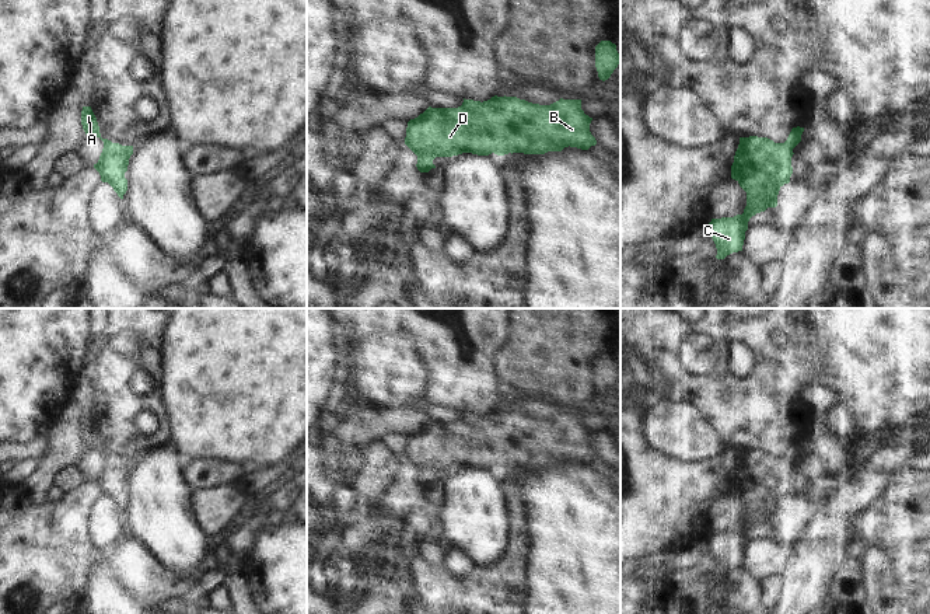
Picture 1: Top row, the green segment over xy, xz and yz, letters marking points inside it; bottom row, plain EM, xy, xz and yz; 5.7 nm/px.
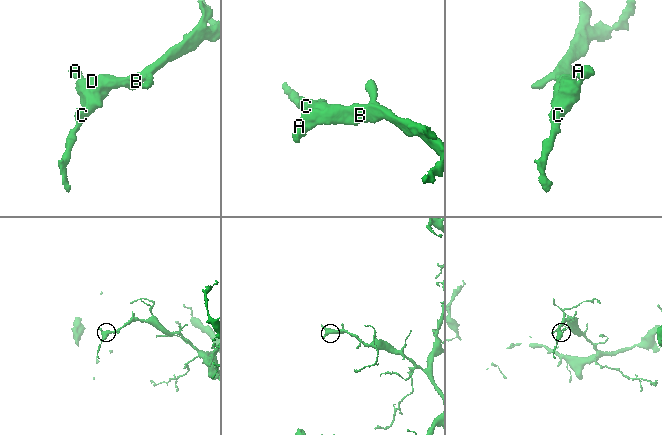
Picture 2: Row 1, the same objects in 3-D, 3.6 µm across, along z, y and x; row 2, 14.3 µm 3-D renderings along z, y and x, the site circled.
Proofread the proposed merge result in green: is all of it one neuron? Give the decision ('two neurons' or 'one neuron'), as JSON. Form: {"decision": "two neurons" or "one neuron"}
{"decision": "one neuron"}

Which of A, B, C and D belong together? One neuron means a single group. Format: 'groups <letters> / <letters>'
groups A B C D

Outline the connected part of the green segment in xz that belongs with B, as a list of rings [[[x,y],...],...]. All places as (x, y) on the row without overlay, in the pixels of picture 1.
[[[492,411],[487,415],[465,414],[458,422],[429,421],[406,442],[405,458],[417,470],[417,484],[436,482],[436,471],[452,471],[462,467],[504,470],[508,467],[545,468],[564,461],[588,464],[597,458],[590,446],[592,432],[581,423],[581,414],[563,414],[550,418],[532,418],[517,411]]]

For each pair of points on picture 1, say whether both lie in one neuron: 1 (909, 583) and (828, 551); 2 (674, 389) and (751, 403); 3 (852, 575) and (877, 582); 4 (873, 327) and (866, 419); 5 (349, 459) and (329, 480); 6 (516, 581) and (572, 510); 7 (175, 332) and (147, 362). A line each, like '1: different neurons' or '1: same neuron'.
1: different neurons
2: same neuron
3: different neurons
4: same neuron
5: same neuron
6: different neurons
7: different neurons

